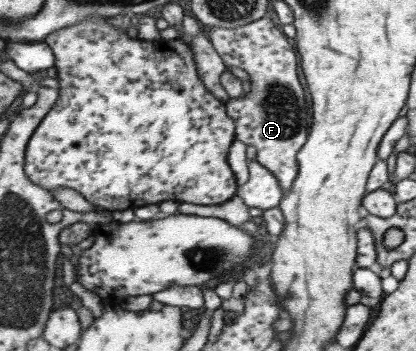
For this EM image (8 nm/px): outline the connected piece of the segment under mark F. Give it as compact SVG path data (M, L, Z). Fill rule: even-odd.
M268 16L236 29L214 26L210 29L210 38L227 67L239 67L249 74L250 91L226 102L228 116L235 119L236 137L255 147L257 160L274 175L285 194L298 175L296 155L307 141L308 115L296 75L293 43Z

